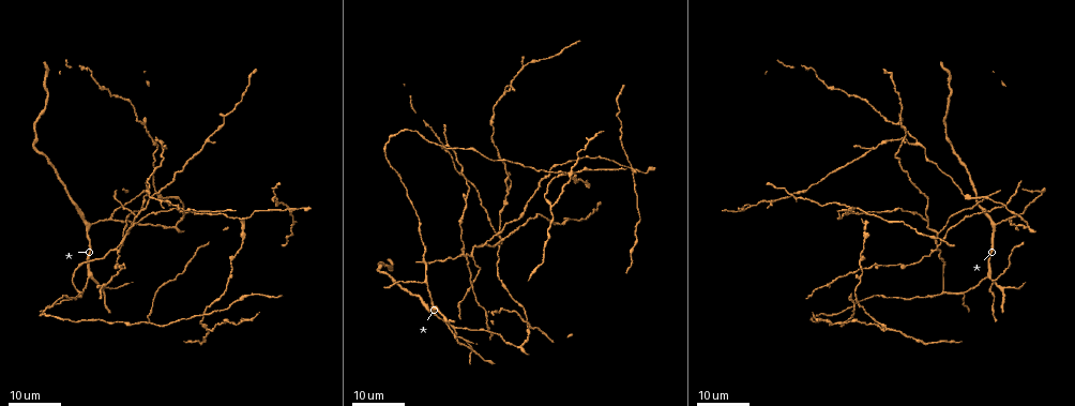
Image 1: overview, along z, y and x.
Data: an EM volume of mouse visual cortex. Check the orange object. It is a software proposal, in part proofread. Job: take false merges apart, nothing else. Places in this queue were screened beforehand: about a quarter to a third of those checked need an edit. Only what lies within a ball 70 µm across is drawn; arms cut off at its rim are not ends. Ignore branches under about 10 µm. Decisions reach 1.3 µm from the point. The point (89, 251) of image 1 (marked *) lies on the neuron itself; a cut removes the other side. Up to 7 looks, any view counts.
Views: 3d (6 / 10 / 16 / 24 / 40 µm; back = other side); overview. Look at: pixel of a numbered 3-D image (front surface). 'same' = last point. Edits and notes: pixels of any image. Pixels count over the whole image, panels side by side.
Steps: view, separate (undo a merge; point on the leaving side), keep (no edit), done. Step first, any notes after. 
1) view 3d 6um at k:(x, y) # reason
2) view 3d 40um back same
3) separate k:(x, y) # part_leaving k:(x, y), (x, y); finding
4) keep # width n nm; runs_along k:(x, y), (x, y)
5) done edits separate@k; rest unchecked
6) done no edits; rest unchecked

view 3d 24um at 1:(112, 219) # three-way junction

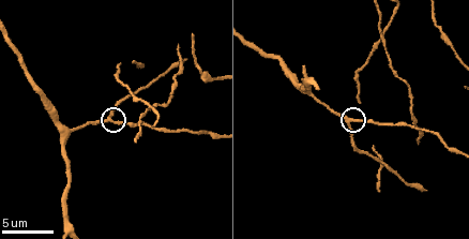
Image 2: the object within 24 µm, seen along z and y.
view 3d 10um at 2:(107, 117)

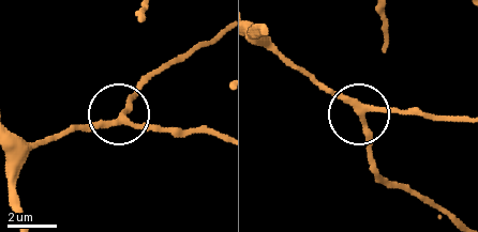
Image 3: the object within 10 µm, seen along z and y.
keep # arms 3; continuous, no second neuron

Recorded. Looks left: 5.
view 3d 24um at 1:(289, 207) # four or more arms meet

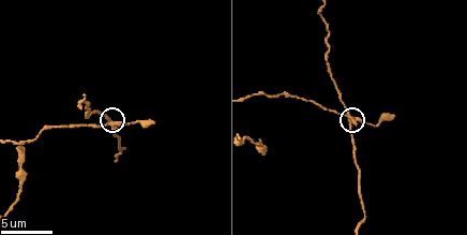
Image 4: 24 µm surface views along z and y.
view 3d 10um at 4:(108, 121)

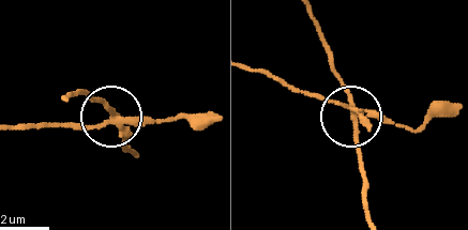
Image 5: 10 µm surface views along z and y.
view 3d 10um back at 5:(352, 111)

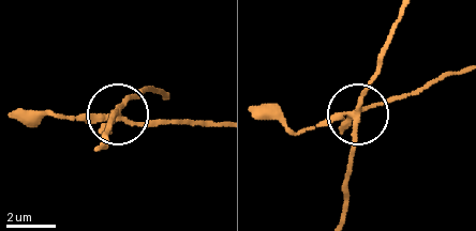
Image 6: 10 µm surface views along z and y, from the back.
separate 6:(354, 150) # part_leaving 6:(358, 117), (342, 212); two neurons meet here

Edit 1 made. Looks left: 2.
done edits separate@6; rest unchecked

